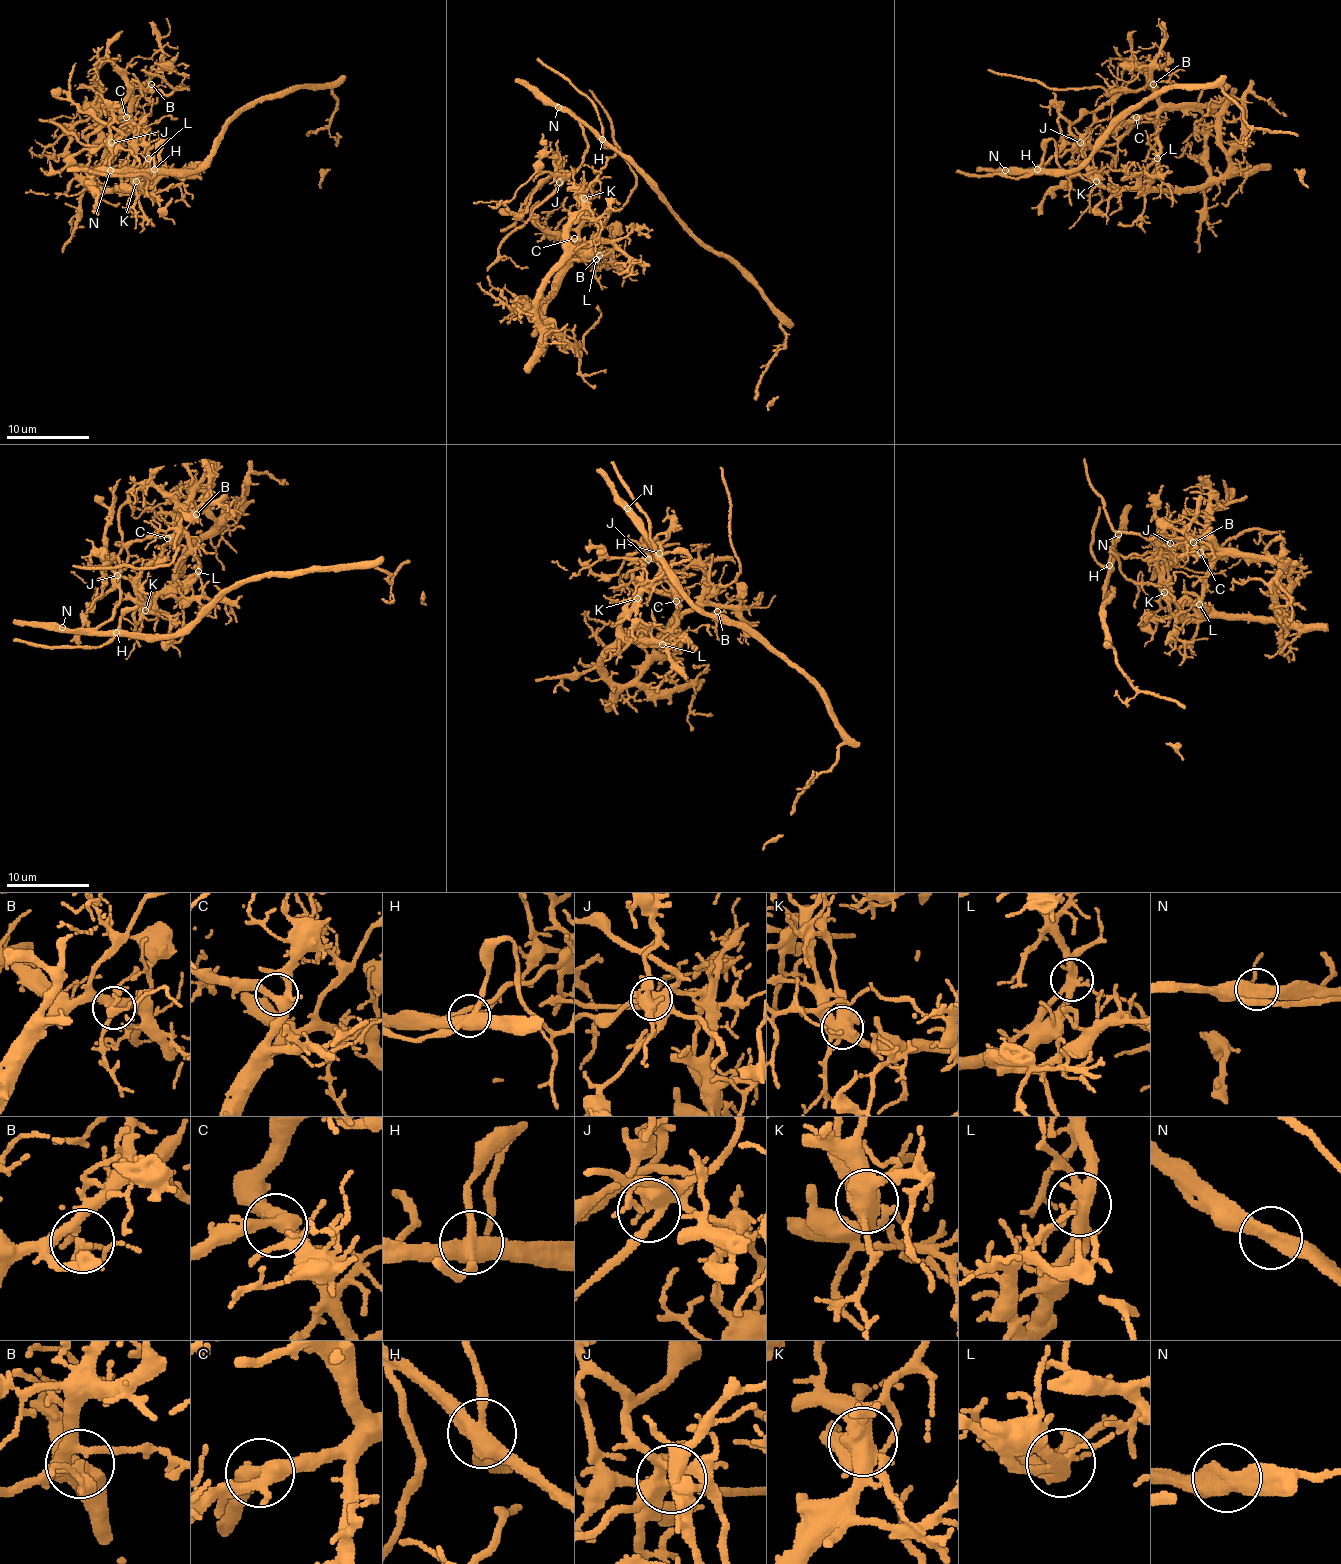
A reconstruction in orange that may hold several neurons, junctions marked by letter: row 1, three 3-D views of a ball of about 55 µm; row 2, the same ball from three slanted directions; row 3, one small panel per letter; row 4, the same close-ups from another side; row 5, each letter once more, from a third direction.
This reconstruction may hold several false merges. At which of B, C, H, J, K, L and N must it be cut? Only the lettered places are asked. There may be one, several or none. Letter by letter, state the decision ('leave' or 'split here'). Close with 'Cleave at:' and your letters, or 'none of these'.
B: leave
C: leave
H: split here
J: leave
K: split here
L: split here
N: split here
Cleave at: H, K, L, N

